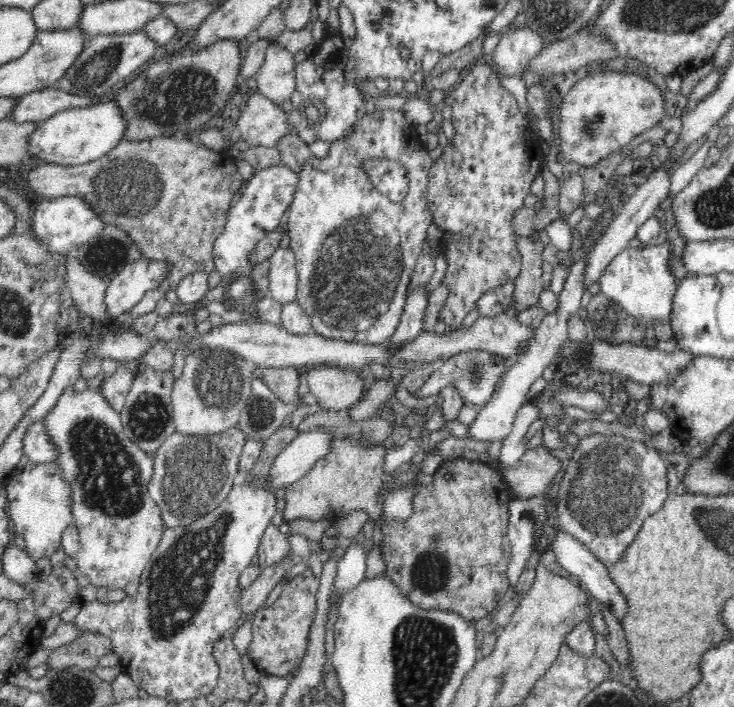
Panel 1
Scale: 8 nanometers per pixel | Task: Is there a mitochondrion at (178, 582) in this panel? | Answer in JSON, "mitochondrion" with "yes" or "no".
{"mitochondrion":"yes"}

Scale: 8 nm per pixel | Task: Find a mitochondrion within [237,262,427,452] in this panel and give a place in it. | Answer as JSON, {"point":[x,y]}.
{"point":[259,408]}

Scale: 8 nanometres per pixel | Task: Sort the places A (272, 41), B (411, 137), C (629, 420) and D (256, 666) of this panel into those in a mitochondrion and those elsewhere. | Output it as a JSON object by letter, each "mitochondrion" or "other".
{"A":"other","B":"other","C":"mitochondrion","D":"other"}

